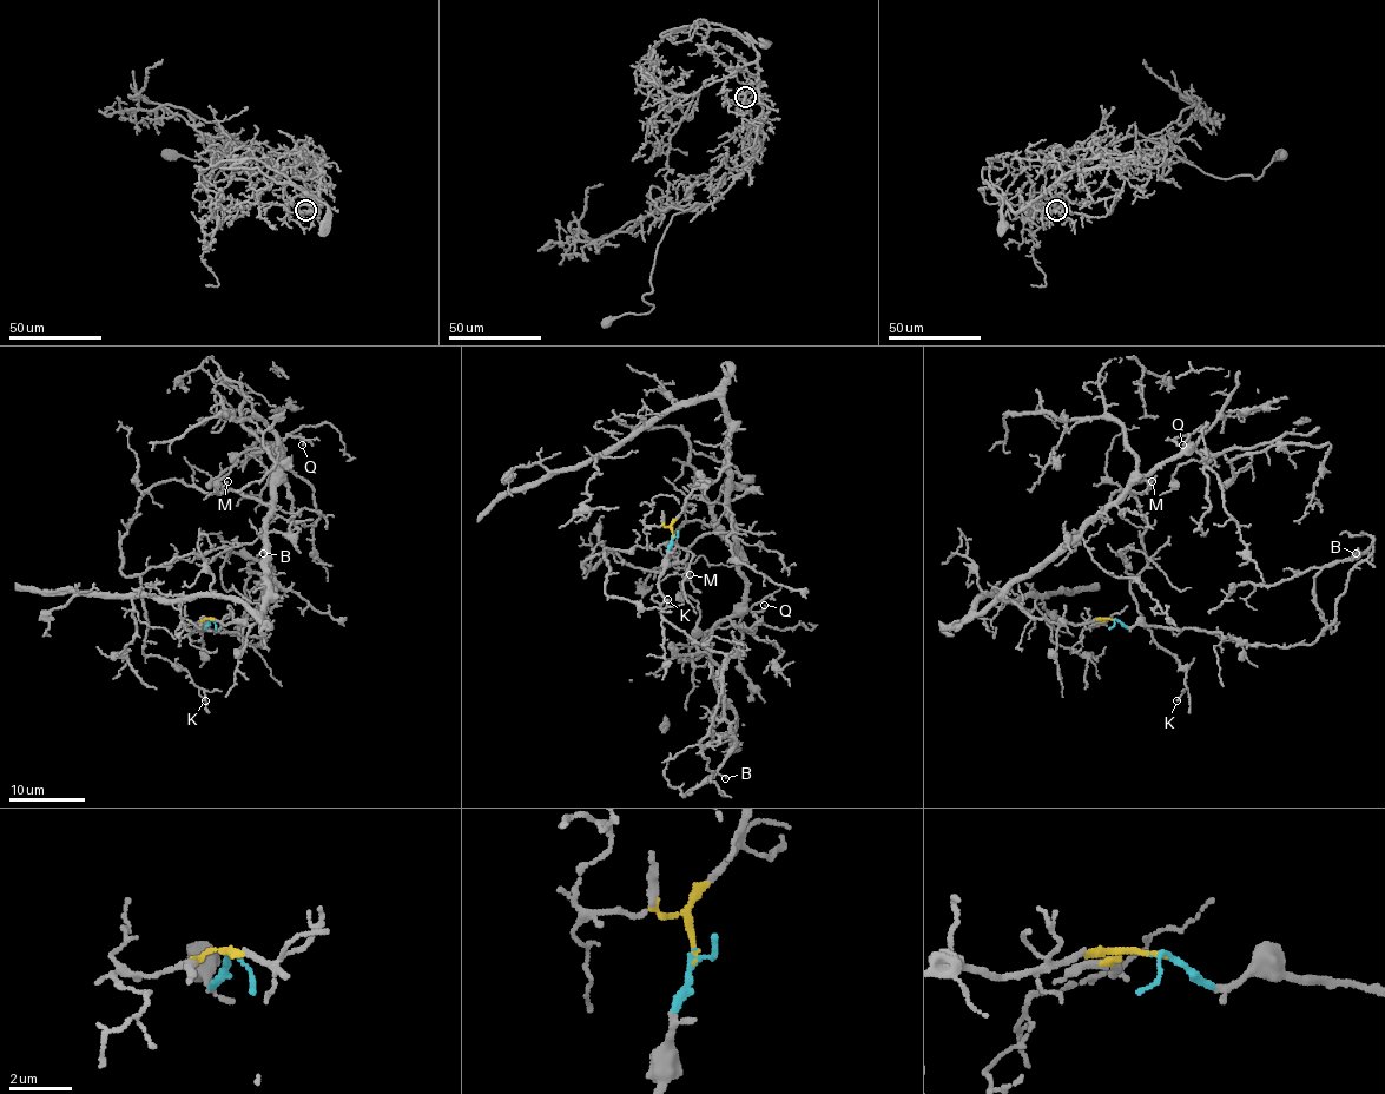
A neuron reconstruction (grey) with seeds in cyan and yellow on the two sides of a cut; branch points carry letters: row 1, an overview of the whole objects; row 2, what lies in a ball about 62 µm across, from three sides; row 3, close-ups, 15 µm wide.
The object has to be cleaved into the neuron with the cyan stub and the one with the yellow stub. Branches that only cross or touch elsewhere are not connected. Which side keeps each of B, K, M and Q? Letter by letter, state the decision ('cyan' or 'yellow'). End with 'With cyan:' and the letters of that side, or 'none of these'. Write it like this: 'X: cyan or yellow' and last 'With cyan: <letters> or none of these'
B: cyan
K: yellow
M: yellow
Q: yellow
With cyan: B

